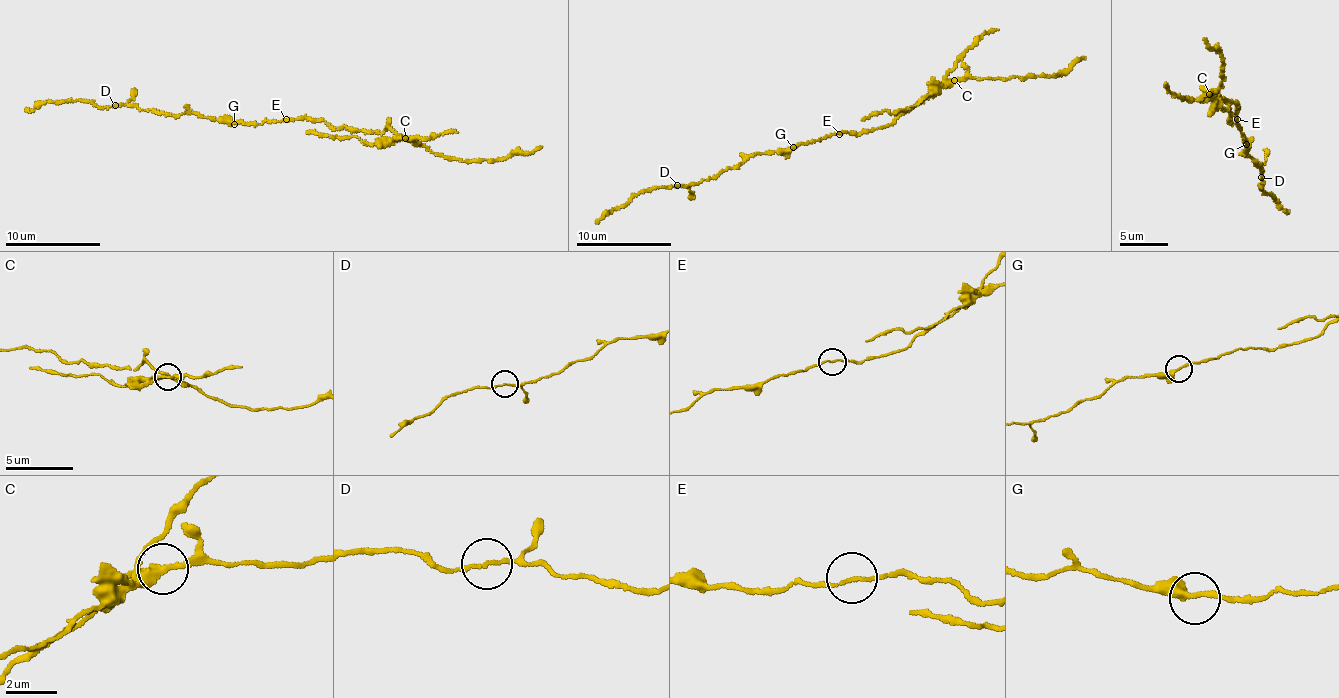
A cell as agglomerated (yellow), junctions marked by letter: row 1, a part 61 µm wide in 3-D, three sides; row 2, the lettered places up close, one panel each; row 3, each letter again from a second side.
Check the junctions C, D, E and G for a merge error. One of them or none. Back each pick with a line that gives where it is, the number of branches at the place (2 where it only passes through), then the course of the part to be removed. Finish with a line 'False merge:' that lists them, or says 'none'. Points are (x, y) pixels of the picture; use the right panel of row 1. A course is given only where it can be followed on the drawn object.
C: at (1209, 94); 4 branches meet; foreign part runs (1210, 94), (1208, 98), (1221, 110), (1228, 107), (1232, 115), (1227, 122), (1232, 124)
False merge: C

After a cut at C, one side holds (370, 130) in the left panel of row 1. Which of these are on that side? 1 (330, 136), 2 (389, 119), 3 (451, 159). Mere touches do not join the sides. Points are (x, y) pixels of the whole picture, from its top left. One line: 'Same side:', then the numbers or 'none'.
Same side: 2, 3

